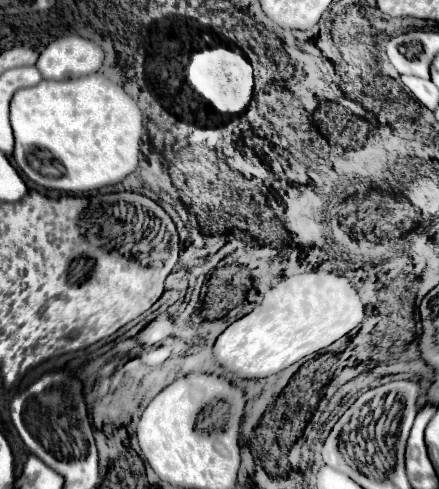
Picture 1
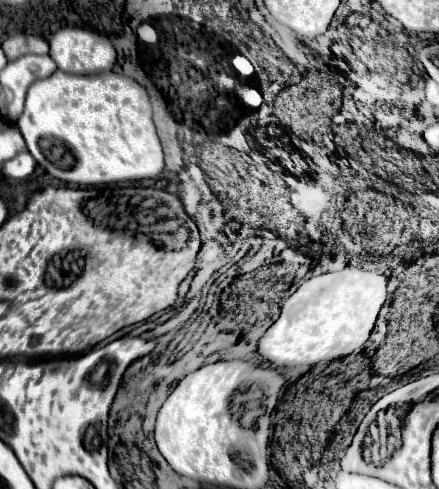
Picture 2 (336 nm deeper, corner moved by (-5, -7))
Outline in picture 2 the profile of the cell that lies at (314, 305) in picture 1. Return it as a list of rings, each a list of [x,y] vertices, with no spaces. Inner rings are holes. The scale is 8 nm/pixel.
[[[345,267],[343,271],[311,277],[283,303],[279,319],[259,341],[259,353],[279,367],[315,365],[351,355],[365,345],[377,319],[377,315],[355,315],[357,307],[363,307],[363,313],[379,313],[385,299],[387,277],[379,271]]]

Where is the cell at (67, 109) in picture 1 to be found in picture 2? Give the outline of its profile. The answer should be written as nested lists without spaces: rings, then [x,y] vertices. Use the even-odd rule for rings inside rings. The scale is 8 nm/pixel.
[[[57,69],[51,77],[35,81],[27,91],[25,111],[19,117],[23,139],[35,161],[53,177],[77,185],[105,185],[157,177],[163,167],[163,147],[153,125],[149,93],[135,79],[113,71],[97,75],[69,75]]]

